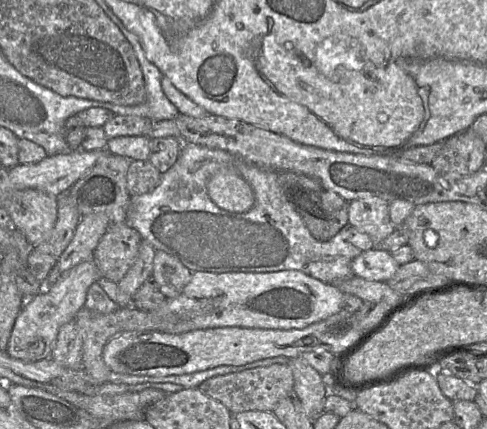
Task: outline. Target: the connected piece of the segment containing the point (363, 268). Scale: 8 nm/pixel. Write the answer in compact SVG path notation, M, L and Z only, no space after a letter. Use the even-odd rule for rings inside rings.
M380 247L362 251L351 263L354 275L378 282L387 282L395 275L399 266L390 252Z

